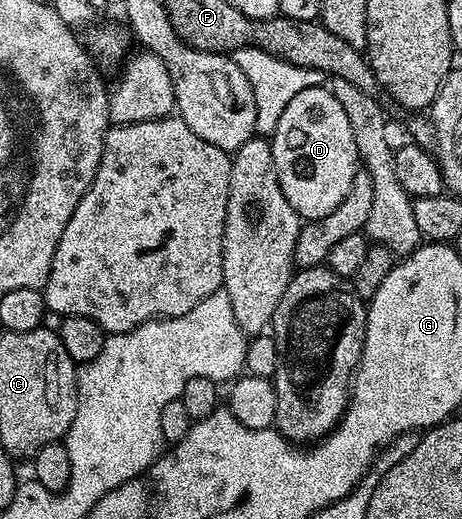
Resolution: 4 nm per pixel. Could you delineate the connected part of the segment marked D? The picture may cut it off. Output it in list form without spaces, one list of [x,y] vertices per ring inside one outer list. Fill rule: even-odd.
[[[325,85],[304,88],[304,92],[292,96],[288,108],[284,108],[280,116],[280,124],[276,124],[272,131],[269,143],[280,188],[299,218],[317,220],[328,216],[344,200],[344,196],[348,196],[348,188],[352,188],[352,180],[360,169],[356,139],[352,137],[352,127],[348,125],[344,108],[340,108],[340,100],[336,100],[336,96]]]

